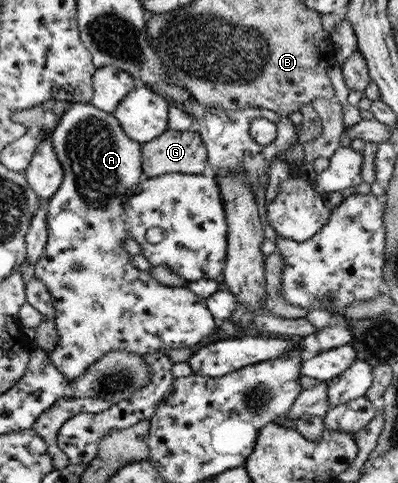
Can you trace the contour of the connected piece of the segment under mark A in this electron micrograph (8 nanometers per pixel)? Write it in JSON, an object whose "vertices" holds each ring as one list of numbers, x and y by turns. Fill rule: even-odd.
{"vertices":[[90,103,69,104,67,109,63,111,63,115,59,117,57,126,49,133,49,138,51,138,51,144,53,144,53,150,55,150,59,164,61,164,63,177,55,193,46,201,46,244,45,248,43,248,43,255,39,256,37,261,33,263,33,276,39,278,39,280,47,286,47,291,54,297,55,312,53,312,52,318,56,331,56,345,51,352,47,353,51,364,63,375,63,378,69,381,82,375,89,365,92,365,95,361,99,360,99,357,103,357,111,351,125,351,126,353,133,353,134,355,145,355,158,349,194,349,197,346,201,346,202,342,205,343,205,339,208,336,216,333,218,325,218,322,215,321,207,309,205,298,195,295,195,293,187,289,185,285,180,288,175,288,157,282,146,271,135,268,130,260,131,255,122,247,122,241,127,238,127,229,125,229,123,221,123,206,125,202,127,202,129,192,135,188,135,184,142,178,142,169,140,168,141,144,125,135,113,114,99,111,97,107,93,107]]}

